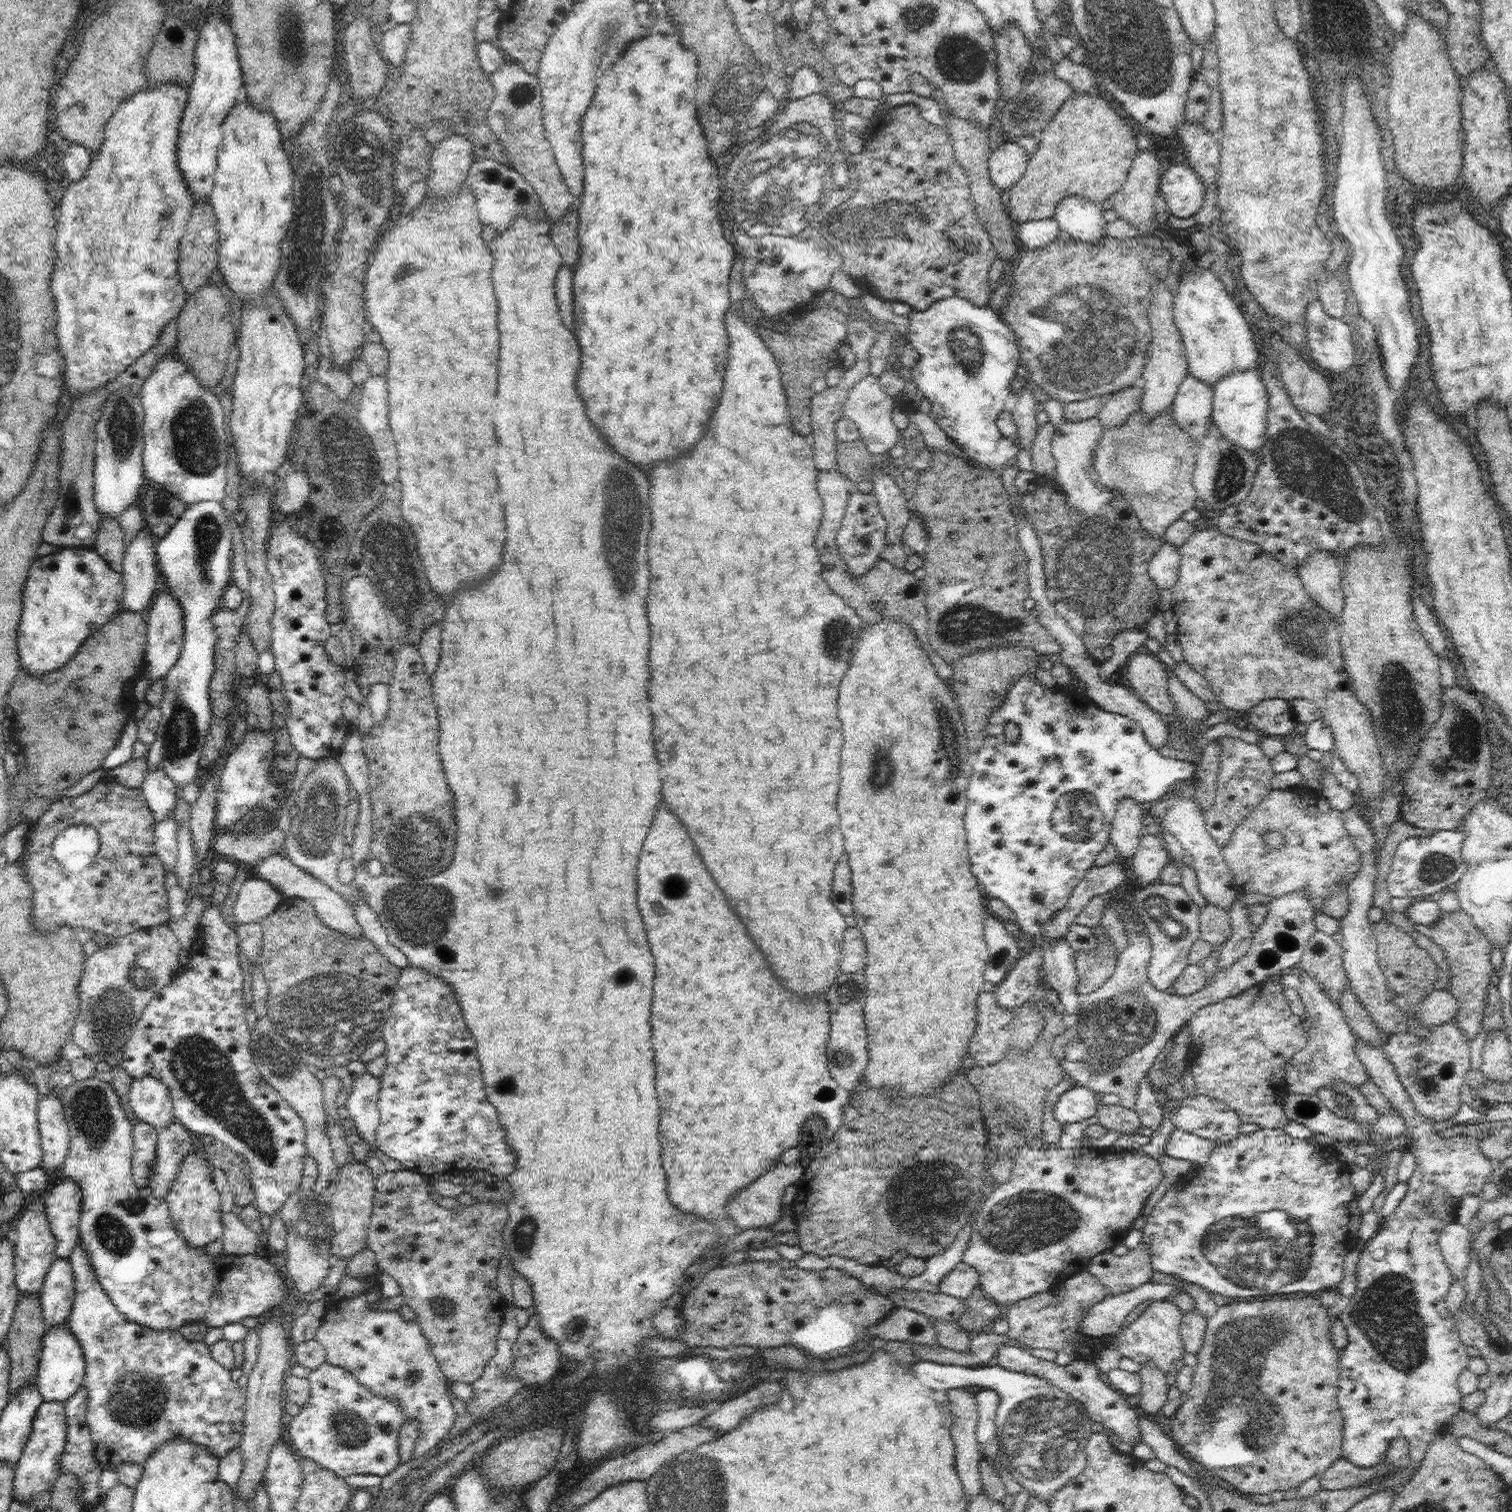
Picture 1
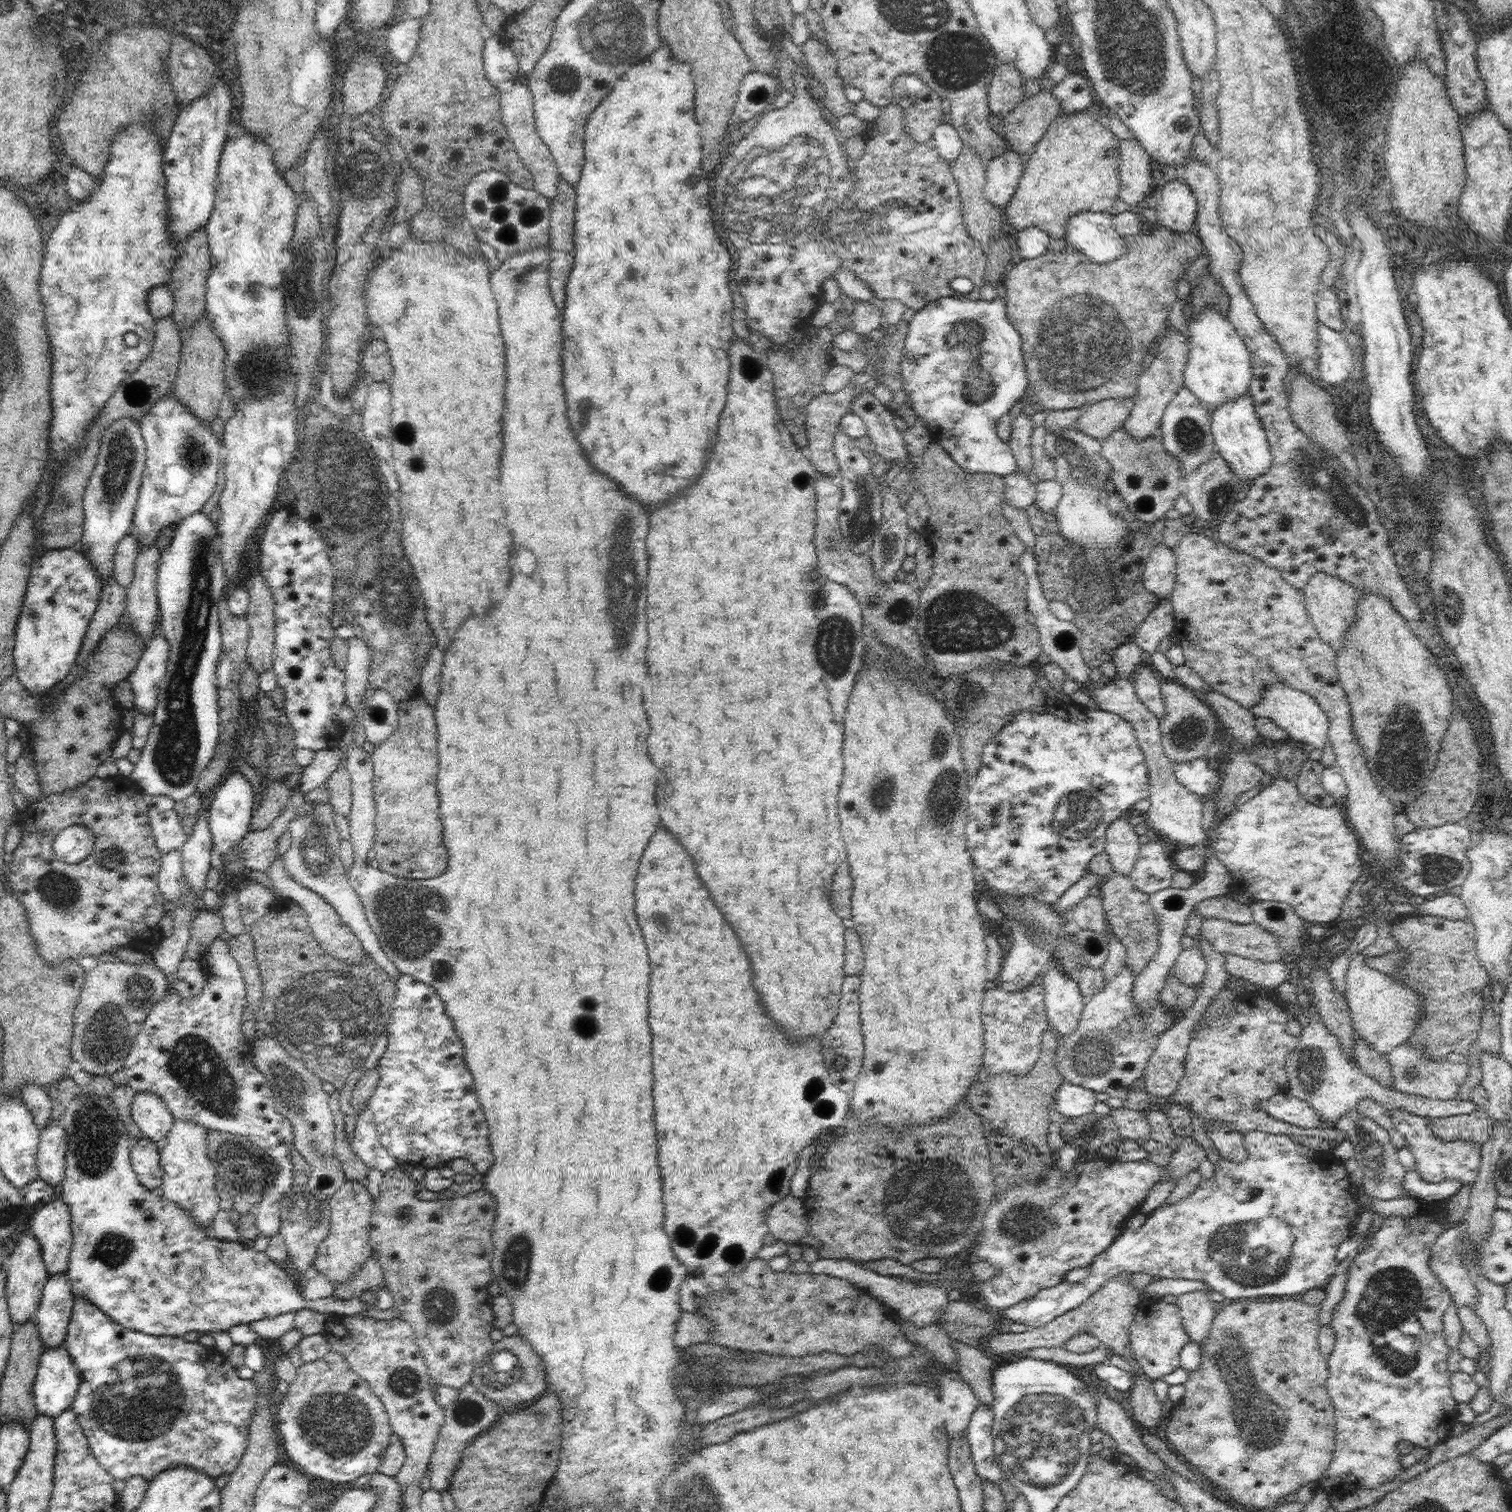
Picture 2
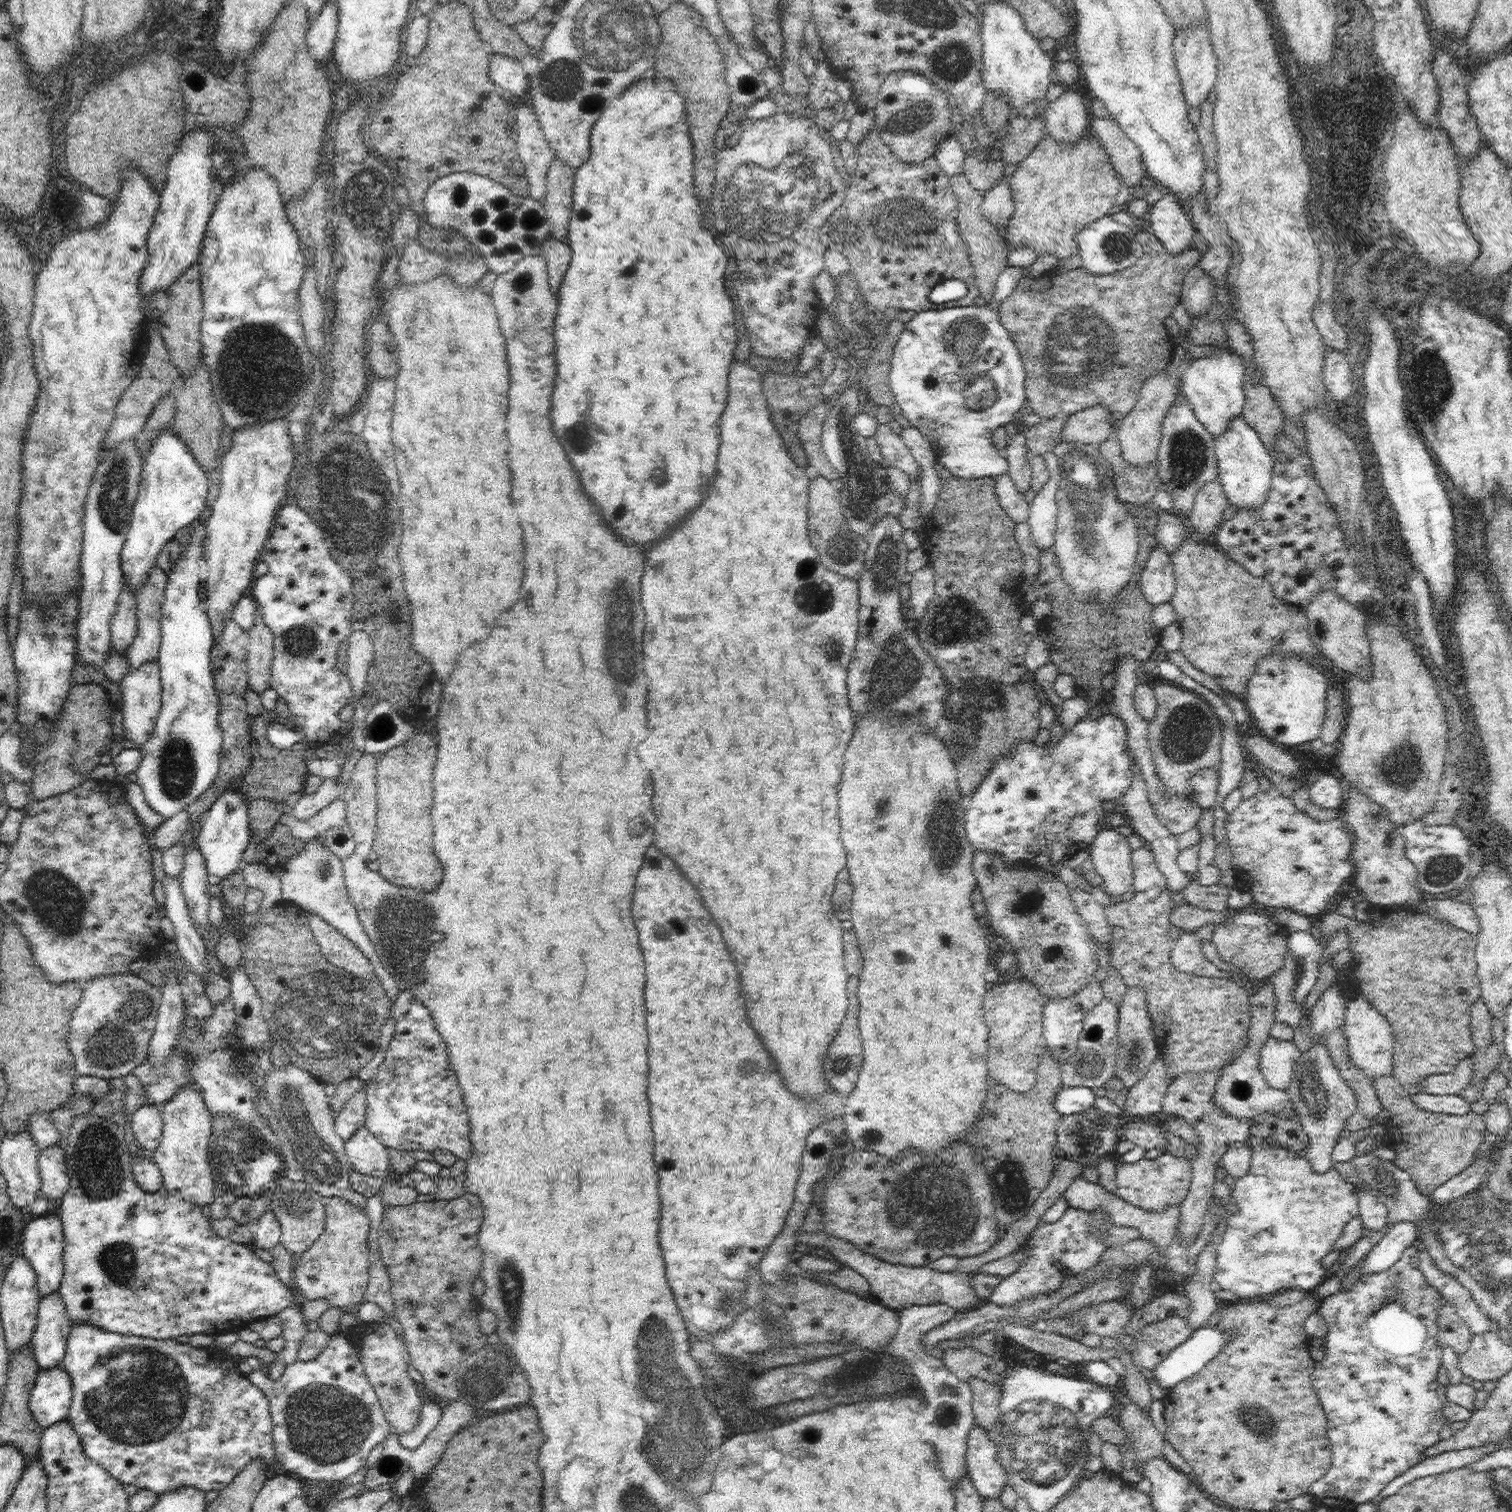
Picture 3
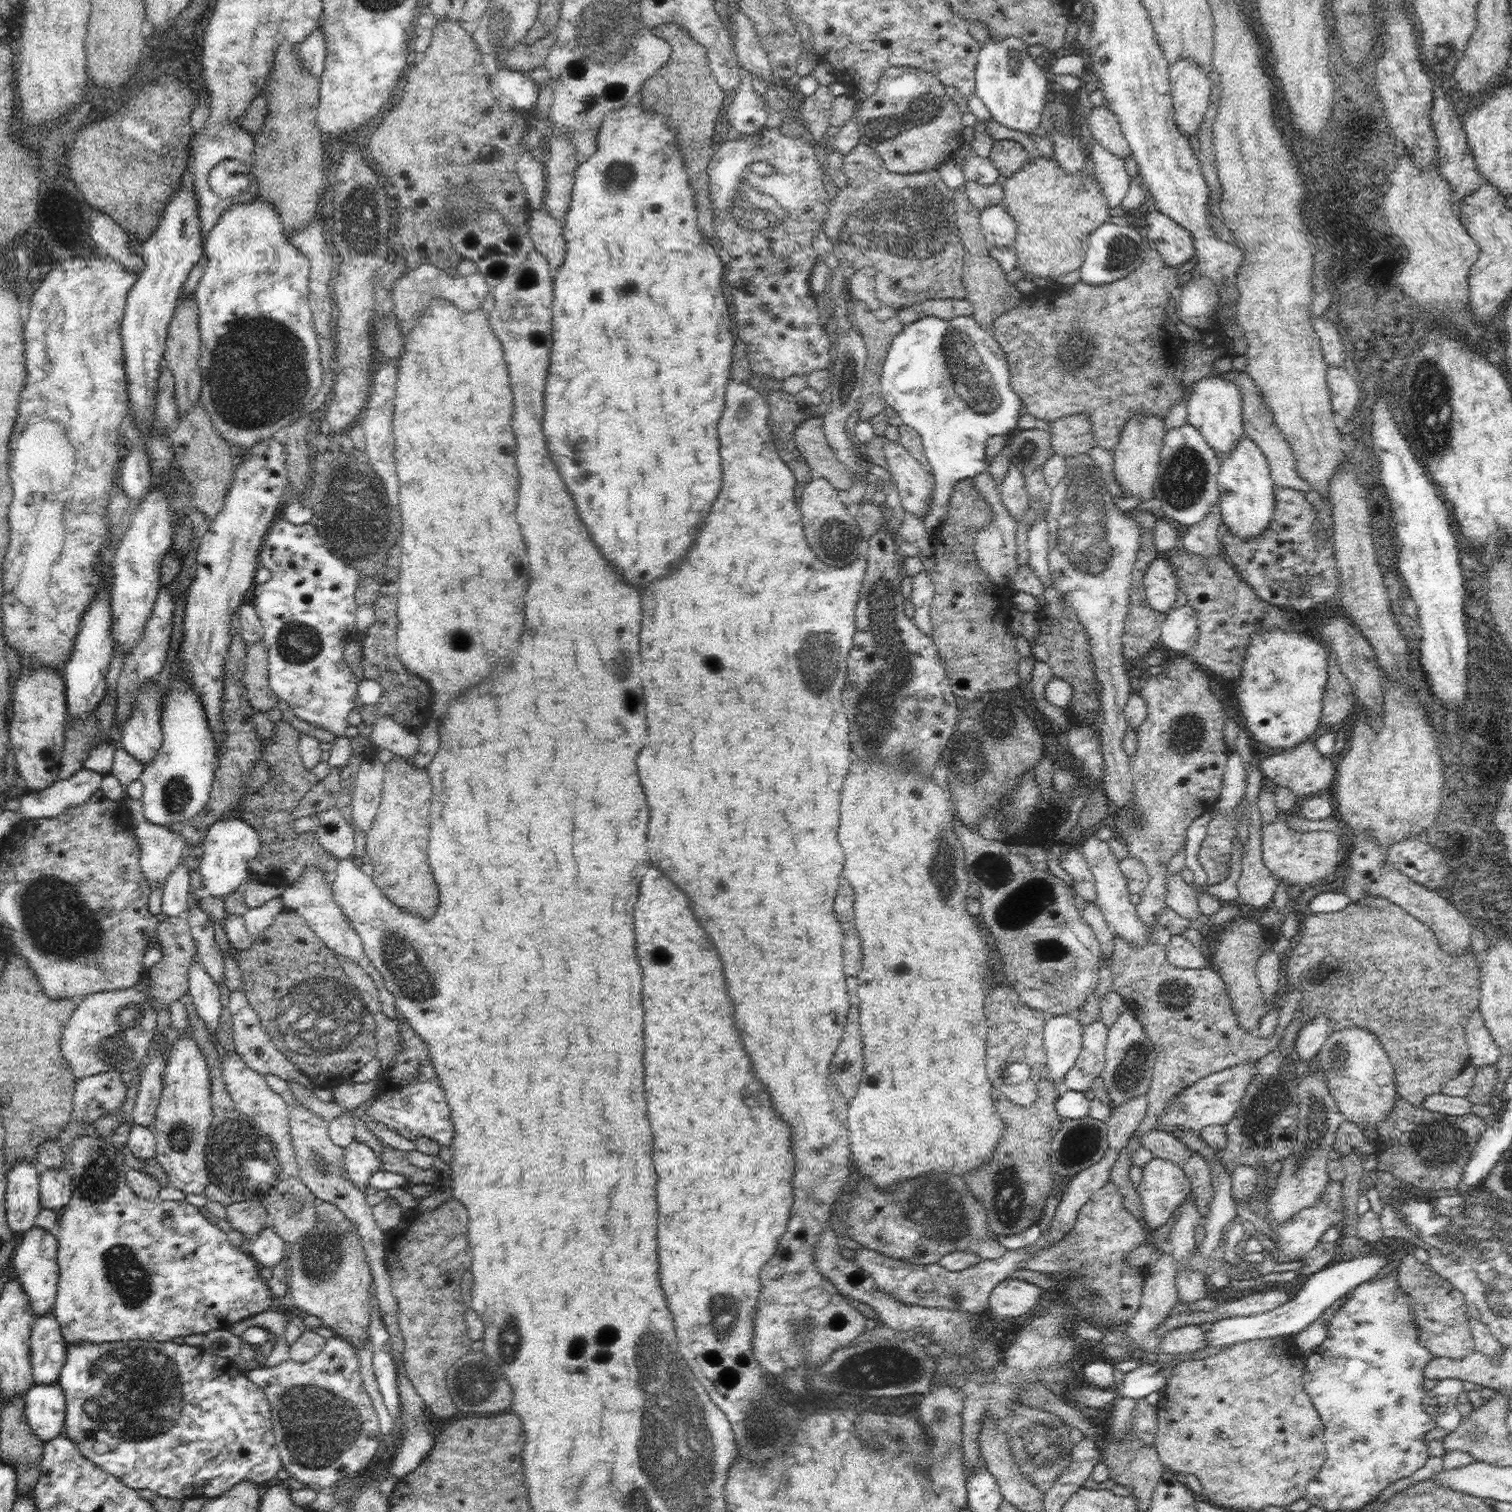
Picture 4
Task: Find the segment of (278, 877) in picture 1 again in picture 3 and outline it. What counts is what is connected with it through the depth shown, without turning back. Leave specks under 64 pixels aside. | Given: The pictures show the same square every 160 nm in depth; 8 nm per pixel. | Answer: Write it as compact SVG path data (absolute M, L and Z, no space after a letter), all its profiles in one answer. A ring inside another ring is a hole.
M309 910L306 916L321 954L331 964L348 970L358 979L374 981L377 978L373 965L347 936Z

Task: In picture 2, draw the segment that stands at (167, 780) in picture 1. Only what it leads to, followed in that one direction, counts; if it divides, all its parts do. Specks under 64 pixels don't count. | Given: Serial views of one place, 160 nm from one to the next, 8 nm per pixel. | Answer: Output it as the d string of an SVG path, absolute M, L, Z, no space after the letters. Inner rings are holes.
M154 794L147 796L146 802L155 847L161 854L181 850L187 841L188 828L183 820L178 819L174 809L175 800L165 794Z

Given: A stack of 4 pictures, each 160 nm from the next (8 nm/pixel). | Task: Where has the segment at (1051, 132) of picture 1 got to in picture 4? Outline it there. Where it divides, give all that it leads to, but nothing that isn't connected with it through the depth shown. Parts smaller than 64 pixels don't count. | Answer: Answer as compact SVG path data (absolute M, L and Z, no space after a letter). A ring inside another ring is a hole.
M1041 156L1032 163L1027 162L1006 179L1003 195L1002 204L1017 226L1014 244L1017 268L1024 270L1026 275L1030 275L1030 279L1043 278L1054 281L1074 270L1080 270L1085 259L1088 237L1111 216L1108 201L1095 174L1088 175L1084 170L1076 174L1067 174L1055 157L1046 159Z

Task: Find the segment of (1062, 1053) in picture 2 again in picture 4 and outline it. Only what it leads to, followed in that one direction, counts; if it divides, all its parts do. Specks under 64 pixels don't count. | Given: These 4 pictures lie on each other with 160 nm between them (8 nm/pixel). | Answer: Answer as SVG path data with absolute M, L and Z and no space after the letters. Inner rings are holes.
M1096 1019L1083 1029L1080 1054L1074 1066L1064 1076L1063 1084L1070 1090L1086 1092L1103 1071L1109 1028L1101 1019Z

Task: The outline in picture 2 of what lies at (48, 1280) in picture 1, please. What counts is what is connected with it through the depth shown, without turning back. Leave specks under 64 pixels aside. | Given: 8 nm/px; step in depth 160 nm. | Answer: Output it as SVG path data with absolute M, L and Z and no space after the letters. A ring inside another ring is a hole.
M67 1273L49 1276L43 1288L34 1321L45 1348L58 1348L64 1344L71 1321L73 1302Z

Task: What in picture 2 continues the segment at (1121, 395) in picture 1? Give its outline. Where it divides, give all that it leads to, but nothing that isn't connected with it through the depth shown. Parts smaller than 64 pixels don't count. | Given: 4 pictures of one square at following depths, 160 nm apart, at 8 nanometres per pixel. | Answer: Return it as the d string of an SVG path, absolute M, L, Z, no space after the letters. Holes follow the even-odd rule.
M1131 398L1105 399L1083 407L1075 427L1098 440L1106 440L1117 428L1125 425L1133 407Z

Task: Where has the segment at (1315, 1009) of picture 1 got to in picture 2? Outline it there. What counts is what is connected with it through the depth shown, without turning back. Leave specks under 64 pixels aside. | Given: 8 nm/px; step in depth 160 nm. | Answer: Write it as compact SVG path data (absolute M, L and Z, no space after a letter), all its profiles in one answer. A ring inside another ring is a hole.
M1311 1010L1307 1015L1310 1018L1309 1026L1303 1028L1297 1048L1287 1056L1285 1069L1288 1075L1288 1090L1294 1097L1308 1103L1318 1114L1325 1126L1333 1128L1337 1119L1349 1110L1355 1110L1362 1099L1374 1099L1392 1115L1395 1108L1403 1108L1418 1116L1429 1118L1446 1118L1465 1115L1476 1110L1474 1102L1462 1100L1428 1100L1422 1096L1404 1094L1399 1087L1390 1088L1376 1082L1369 1074L1357 1066L1356 1061L1341 1051L1337 1036L1330 1034L1324 1027L1322 1017L1318 1012Z

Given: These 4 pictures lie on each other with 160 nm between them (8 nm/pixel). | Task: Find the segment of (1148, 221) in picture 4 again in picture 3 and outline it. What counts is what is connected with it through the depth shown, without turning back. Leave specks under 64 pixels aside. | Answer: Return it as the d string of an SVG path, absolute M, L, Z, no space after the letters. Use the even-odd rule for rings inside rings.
M1164 194L1150 206L1147 215L1152 232L1172 254L1182 254L1191 248L1197 239L1197 230L1193 225L1188 209L1179 203L1172 194Z

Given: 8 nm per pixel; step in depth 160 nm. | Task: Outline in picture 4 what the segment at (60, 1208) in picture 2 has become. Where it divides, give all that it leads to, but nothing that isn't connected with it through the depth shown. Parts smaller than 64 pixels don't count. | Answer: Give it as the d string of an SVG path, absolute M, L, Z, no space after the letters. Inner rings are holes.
M35 1226L26 1232L16 1248L14 1256L14 1270L24 1292L30 1301L34 1318L53 1310L57 1295L57 1282L59 1279L59 1266L57 1263L58 1241L51 1231L44 1230L41 1226Z

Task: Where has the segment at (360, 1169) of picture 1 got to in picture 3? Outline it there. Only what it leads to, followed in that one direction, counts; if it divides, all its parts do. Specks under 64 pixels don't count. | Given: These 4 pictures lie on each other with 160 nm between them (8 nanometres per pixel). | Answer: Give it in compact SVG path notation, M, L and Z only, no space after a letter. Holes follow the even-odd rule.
M339 1196L329 1197L324 1200L324 1203L326 1227L309 1246L309 1249L302 1256L295 1258L293 1286L296 1286L308 1300L325 1298L329 1308L341 1308L345 1313L355 1312L356 1304L365 1301L369 1281L369 1266L373 1261L368 1247L370 1220L364 1208L354 1206L349 1200L344 1200Z

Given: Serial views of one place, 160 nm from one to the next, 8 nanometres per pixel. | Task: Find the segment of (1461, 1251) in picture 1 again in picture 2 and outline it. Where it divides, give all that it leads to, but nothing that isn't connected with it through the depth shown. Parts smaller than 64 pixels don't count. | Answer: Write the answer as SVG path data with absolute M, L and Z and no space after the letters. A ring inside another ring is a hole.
M1460 1225L1448 1226L1442 1231L1430 1250L1429 1265L1450 1293L1457 1308L1471 1306L1475 1309L1479 1292L1465 1267L1462 1250L1458 1248L1460 1236L1462 1236Z

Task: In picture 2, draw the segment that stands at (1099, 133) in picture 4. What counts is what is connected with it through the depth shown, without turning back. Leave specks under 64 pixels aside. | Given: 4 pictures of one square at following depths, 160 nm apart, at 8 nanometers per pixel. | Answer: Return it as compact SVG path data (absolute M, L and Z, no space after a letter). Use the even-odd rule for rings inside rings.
M1137 139L1119 140L1120 190L1118 201L1125 201L1132 210L1139 211L1138 203L1152 191L1150 155Z

